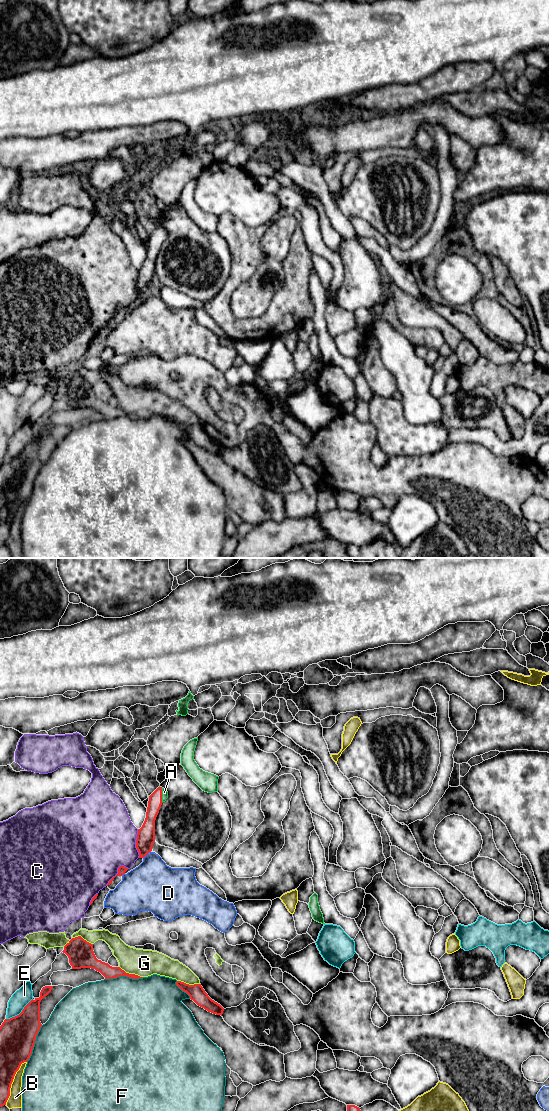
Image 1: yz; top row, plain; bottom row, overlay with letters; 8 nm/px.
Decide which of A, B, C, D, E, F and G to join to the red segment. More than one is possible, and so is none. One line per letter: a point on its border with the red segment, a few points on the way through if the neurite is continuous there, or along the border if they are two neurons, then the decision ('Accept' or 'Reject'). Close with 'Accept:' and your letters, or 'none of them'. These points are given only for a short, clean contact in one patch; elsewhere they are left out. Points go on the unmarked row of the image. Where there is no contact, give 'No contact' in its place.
A: Touches red at yz (161, 235). Path across: yz (155, 239), (161, 235), (164, 232). Accept
B: Touches red at yz (12, 521). Reject
C: Touches red at yz (136, 283). Reject
D: Touches red at yz (146, 294). Reject
E: Touches red at yz (21, 452). Reject
F: Touches red at yz (124, 415). Reject
G: Touches red at yz (131, 414). Reject
Accept: A

